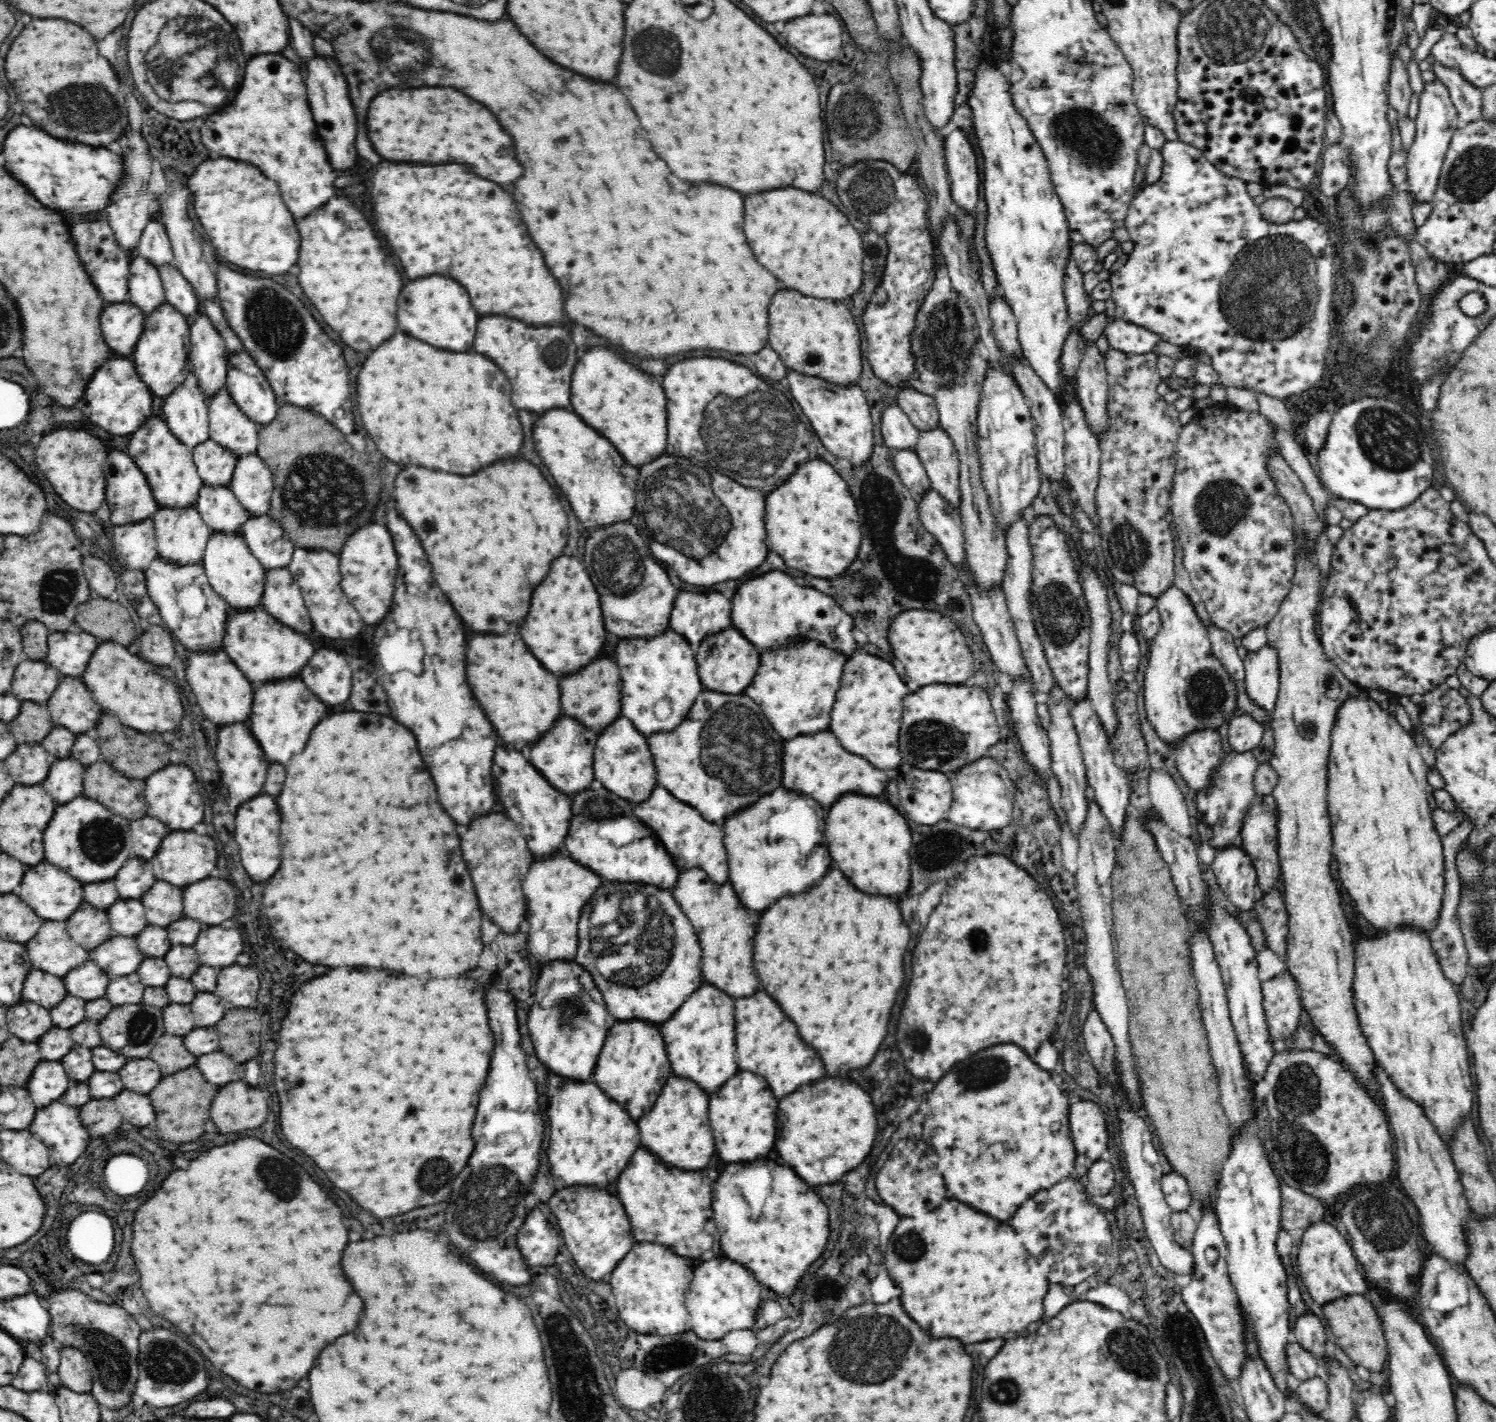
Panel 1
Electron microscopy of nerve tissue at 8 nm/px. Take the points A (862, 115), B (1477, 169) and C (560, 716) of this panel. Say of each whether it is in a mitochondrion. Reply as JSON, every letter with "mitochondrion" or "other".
{"A":"mitochondrion","B":"mitochondrion","C":"other"}

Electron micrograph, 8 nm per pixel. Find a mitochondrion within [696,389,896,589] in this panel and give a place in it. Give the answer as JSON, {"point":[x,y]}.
{"point":[884,485]}

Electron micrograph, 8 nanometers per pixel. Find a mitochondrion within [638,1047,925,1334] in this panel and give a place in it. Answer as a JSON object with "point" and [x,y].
{"point":[829,1292]}

